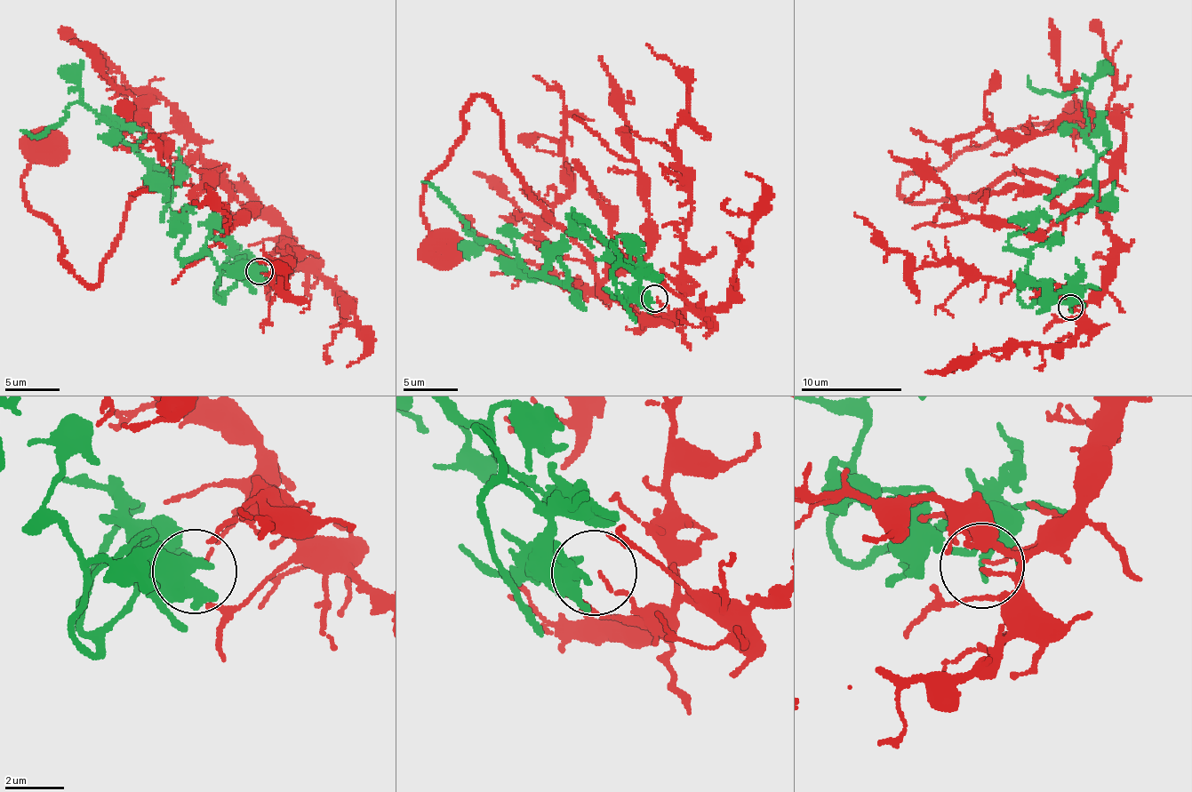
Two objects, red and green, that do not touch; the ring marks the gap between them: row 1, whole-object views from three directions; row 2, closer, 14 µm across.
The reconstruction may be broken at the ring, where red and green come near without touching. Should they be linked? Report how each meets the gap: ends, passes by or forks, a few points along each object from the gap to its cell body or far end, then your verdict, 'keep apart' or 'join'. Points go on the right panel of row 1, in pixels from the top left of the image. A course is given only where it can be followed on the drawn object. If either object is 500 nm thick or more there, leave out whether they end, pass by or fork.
red ends; green passes by; course red (1069, 307), (1105, 284), (1113, 240), (1094, 185), (1022, 170), (967, 196), (900, 192), (964, 150), (1073, 119); course green (1069, 307), (1033, 284), (1009, 242), (1093, 168), (1084, 92), (1040, 91), (1028, 76); keep apart

